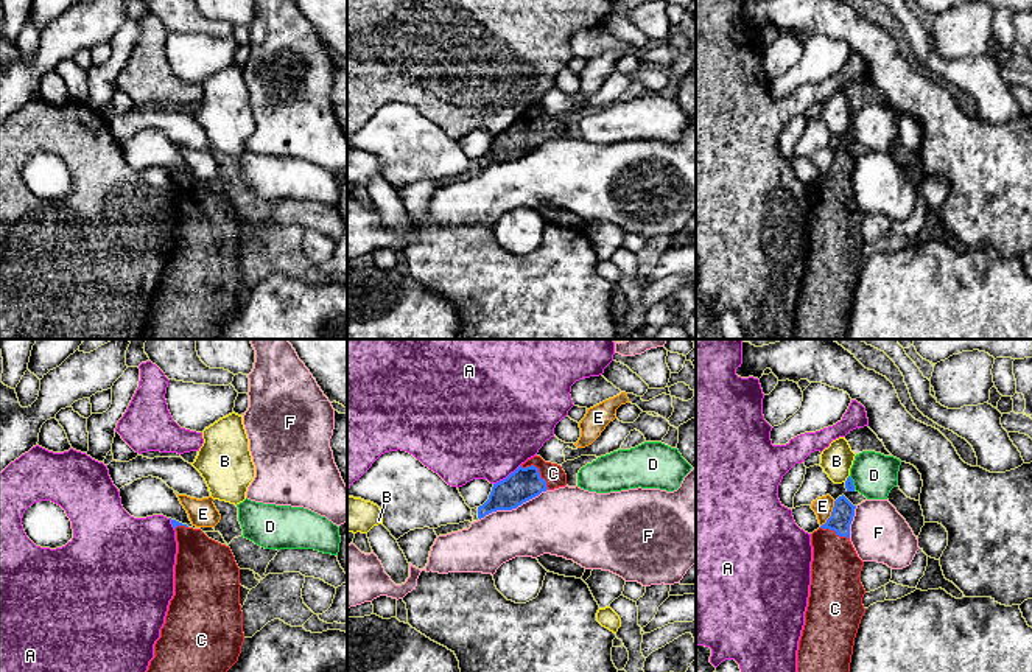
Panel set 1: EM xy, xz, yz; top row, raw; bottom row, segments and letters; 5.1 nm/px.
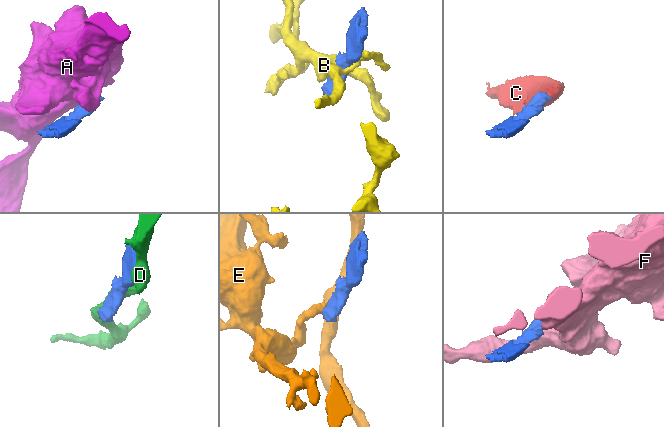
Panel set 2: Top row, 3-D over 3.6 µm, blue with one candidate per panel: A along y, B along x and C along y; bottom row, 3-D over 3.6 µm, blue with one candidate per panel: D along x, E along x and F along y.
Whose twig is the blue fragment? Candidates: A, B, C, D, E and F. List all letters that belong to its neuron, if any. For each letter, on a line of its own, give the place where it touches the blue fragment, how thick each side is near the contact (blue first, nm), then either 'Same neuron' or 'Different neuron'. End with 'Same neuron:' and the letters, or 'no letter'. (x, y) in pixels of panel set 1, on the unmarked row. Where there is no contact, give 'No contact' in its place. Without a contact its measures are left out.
A: Touches blue at xz (508, 128). Thickness 170 nm (blue) against 480 nm. Different neuron
B: Touches blue at yz (847, 129). Thickness 50 nm (blue) against 160 nm. Different neuron
C: Touches blue at xz (537, 122). Thickness 170 nm (blue) against 110 nm. Same neuron
D: Touches blue at yz (852, 134). Thickness 50 nm (blue) against 220 nm. Different neuron
E: Touches blue at yz (831, 165). Thickness 120 nm (blue) against 100 nm. Different neuron
F: Touches blue at xz (512, 159). Thickness 170 nm (blue) against 340 nm. Different neuron
Same neuron: C

